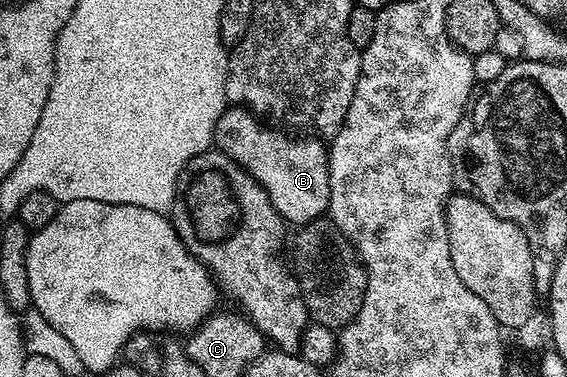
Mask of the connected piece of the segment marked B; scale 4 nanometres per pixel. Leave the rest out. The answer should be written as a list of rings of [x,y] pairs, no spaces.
[[[230,106],[221,114],[213,130],[216,150],[239,164],[264,189],[271,205],[275,205],[286,224],[304,225],[322,218],[329,209],[329,153],[326,144],[321,144],[324,142],[317,137],[294,137],[261,123],[264,122],[252,111]]]

